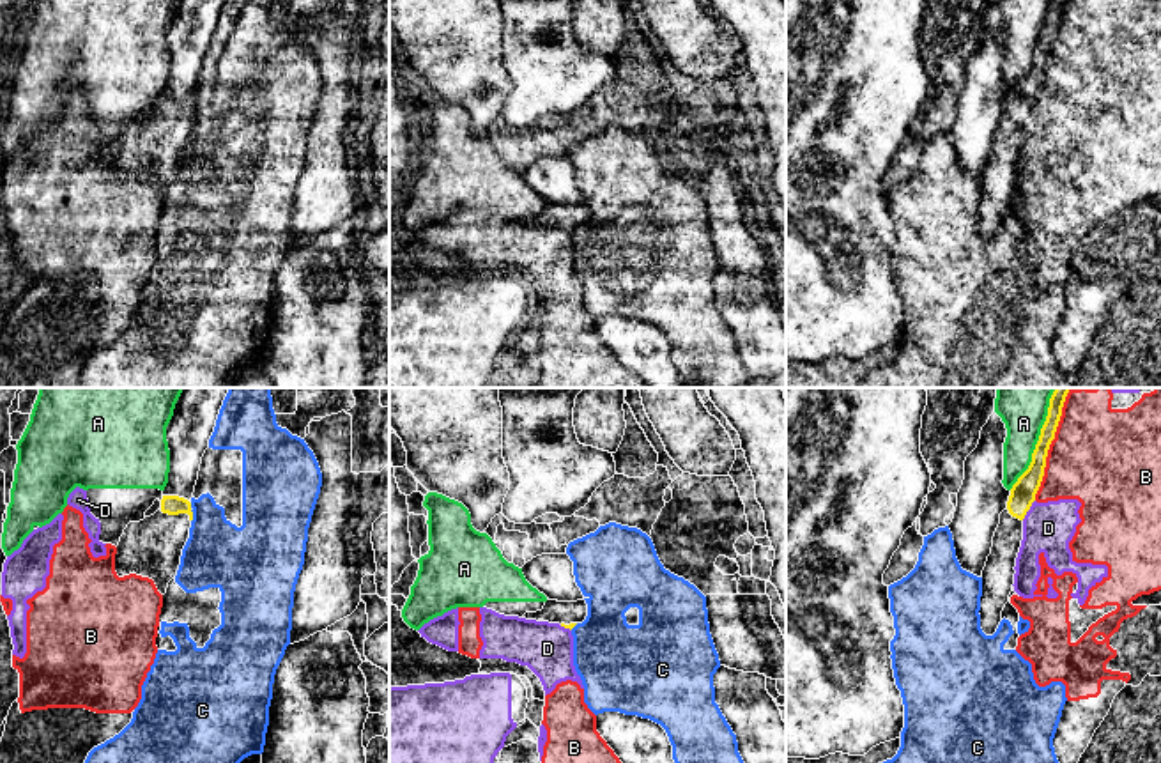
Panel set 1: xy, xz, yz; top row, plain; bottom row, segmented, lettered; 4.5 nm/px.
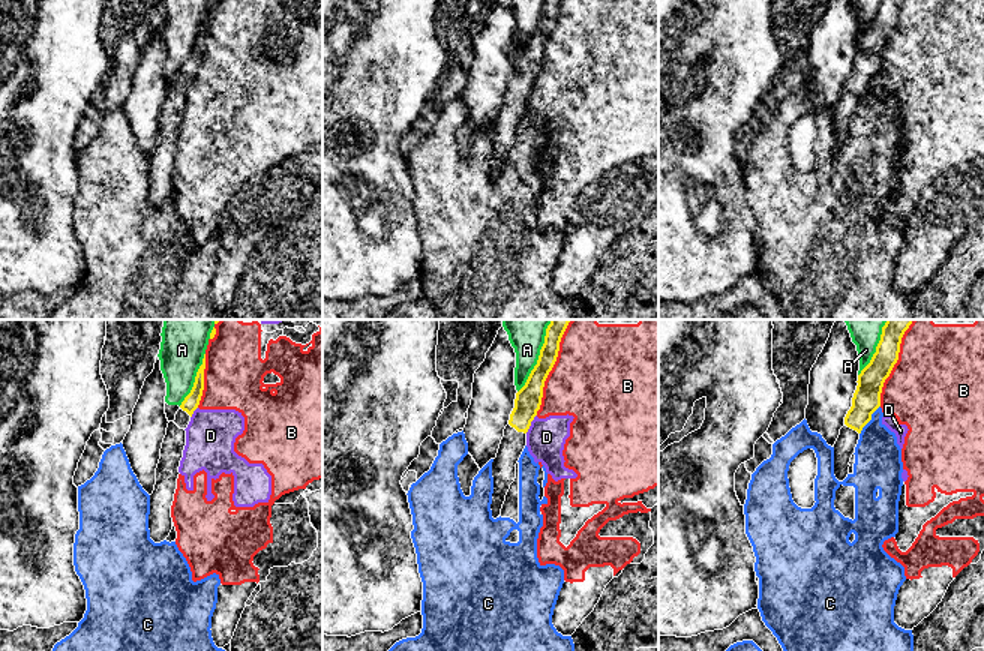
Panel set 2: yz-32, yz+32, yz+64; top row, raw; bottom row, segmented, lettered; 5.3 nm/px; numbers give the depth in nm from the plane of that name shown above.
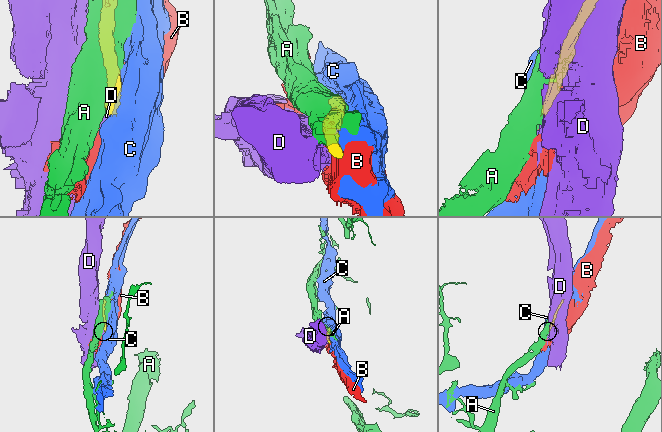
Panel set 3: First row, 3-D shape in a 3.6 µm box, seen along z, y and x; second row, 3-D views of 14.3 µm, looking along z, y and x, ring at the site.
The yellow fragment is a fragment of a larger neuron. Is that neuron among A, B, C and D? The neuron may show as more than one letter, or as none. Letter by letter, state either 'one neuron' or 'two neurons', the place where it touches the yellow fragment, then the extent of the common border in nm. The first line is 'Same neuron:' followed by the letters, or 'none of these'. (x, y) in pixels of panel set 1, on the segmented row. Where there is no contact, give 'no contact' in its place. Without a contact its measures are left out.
Same neuron: none of these
A: two neurons; contact yz (1039, 439); length 500 nm
B: two neurons; contact yz (1050, 443); length 550 nm
C: two neurons; contact xy (192, 516); length 60 nm
D: two neurons; contact yz (1029, 508); length 110 nm

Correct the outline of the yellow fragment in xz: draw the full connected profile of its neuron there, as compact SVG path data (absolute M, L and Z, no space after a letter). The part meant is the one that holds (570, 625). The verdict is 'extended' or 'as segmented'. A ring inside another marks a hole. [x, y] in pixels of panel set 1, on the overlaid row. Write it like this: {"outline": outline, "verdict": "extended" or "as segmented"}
{"outline": "M549 600L545 602L542 611L526 613L522 618L526 620L543 620L549 623L559 623L565 628L573 628L577 623L582 623L588 616L588 604L586 600L577 602L557 602Z", "verdict": "extended"}

